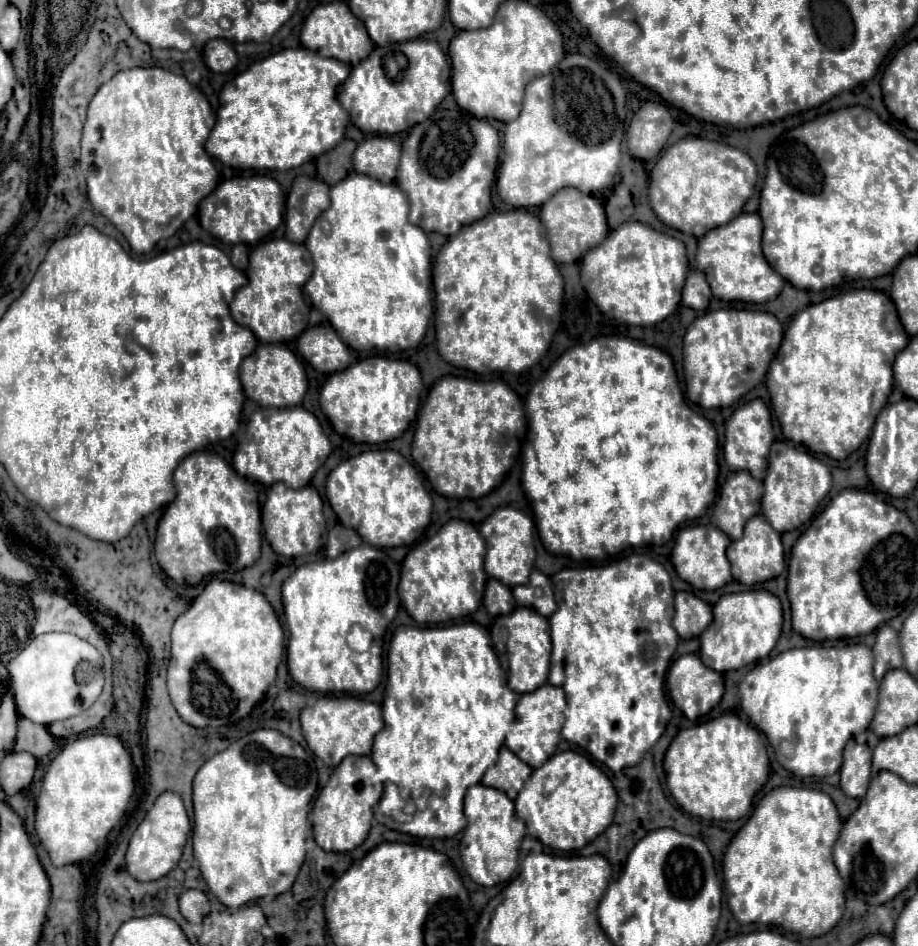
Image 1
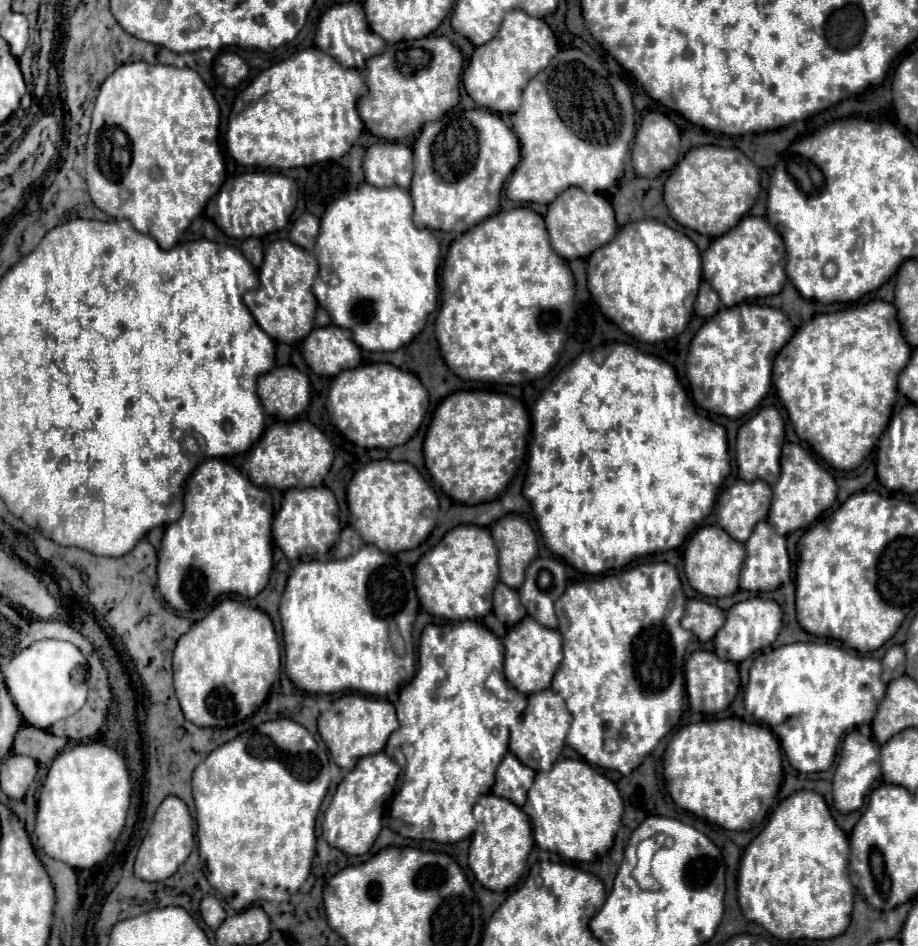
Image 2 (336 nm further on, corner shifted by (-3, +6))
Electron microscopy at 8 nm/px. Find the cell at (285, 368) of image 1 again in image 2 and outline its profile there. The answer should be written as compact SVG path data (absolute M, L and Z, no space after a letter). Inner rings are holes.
M274 367L258 379L258 395L268 415L292 421L310 403L310 381L296 367Z

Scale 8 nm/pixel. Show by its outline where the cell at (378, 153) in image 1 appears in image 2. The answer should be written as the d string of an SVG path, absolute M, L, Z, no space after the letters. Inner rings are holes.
M376 143L364 155L364 177L374 187L410 187L412 149L404 143Z

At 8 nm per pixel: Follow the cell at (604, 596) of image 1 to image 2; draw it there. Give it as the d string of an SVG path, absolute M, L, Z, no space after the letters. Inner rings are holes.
M652 563L652 565L638 565L626 571L620 571L616 575L608 575L600 581L582 581L582 583L572 583L568 585L568 591L564 591L564 595L556 601L556 615L558 615L558 631L562 633L562 647L564 647L564 661L560 665L560 669L554 675L552 681L552 689L564 697L568 711L572 713L574 721L572 727L568 731L566 743L578 753L582 755L590 765L596 767L604 767L604 769L616 769L622 775L630 775L658 745L658 741L680 721L682 715L682 703L684 703L684 657L686 657L686 647L690 643L692 633L686 631L680 625L680 619L684 615L684 605L686 605L686 597L682 591L682 583L678 577L678 571L670 565L670 563ZM606 737L614 737L618 741L618 751L616 753L606 753L602 749L602 743Z

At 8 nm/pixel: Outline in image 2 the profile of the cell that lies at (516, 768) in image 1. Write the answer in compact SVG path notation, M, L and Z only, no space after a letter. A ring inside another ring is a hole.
M506 755L496 771L496 783L492 793L504 799L510 799L518 807L526 803L526 793L532 787L534 771L530 767L524 767L514 755Z

